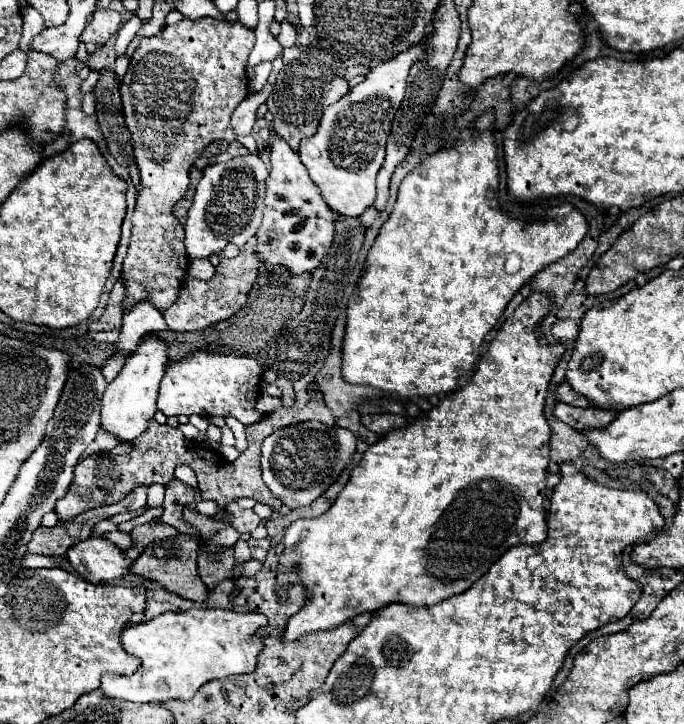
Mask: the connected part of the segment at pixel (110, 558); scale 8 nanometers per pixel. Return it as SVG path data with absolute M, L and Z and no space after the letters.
M89 537L75 547L69 547L65 559L89 583L103 583L127 573L131 561L123 557L119 547L101 537Z

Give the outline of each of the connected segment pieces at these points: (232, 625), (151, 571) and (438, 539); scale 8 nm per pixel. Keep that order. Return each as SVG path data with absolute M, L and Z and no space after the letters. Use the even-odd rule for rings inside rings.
M195 607L179 613L167 611L149 621L127 625L121 635L123 647L127 653L141 659L141 667L131 677L105 673L101 677L101 691L109 699L131 703L191 699L191 695L195 695L195 691L207 681L235 673L251 673L255 669L263 643L253 641L251 635L265 623L267 617L259 613Z
M177 535L167 541L155 541L145 547L145 551L139 555L139 559L131 565L129 571L157 583L169 593L201 603L207 599L207 587L197 573L197 549L199 549L199 541L191 535Z
M531 293L525 297L525 301L515 309L513 317L505 319L501 327L495 333L495 339L489 343L489 349L485 355L479 357L475 363L473 375L467 379L463 387L453 391L451 395L443 397L437 407L433 407L425 417L415 421L413 425L407 425L403 429L395 429L387 433L381 441L371 445L365 453L359 465L351 471L349 481L345 487L339 491L337 499L333 505L315 519L299 519L295 521L283 537L285 549L279 557L279 573L285 571L295 571L303 583L305 589L305 605L297 615L291 615L287 619L285 631L281 635L283 643L297 641L301 635L315 633L315 631L327 631L343 625L345 621L355 619L361 613L373 613L377 609L383 609L391 603L407 603L411 607L429 607L435 603L441 603L453 595L459 595L467 591L473 583L477 583L489 567L513 545L541 545L547 539L547 523L545 523L545 509L543 509L543 499L545 499L545 471L547 471L547 461L549 461L549 435L551 429L543 417L543 405L545 405L545 395L547 387L551 381L551 375L563 357L565 347L563 345L539 345L537 341L537 321L549 313L551 299L543 293Z

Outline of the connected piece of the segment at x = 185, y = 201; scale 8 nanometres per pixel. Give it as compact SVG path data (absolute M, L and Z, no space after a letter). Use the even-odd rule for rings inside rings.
M187 193L181 201L177 201L173 205L173 215L177 217L177 221L183 225L185 223L185 217L187 217L187 211L189 211L189 205L191 205L191 193Z

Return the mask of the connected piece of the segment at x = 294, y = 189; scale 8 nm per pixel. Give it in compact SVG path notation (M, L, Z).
M275 137L271 143L271 173L265 193L265 215L257 231L259 259L267 263L269 269L285 265L291 273L315 271L333 243L333 221L335 213L327 207L319 189L309 179L299 153L293 151L283 137Z

